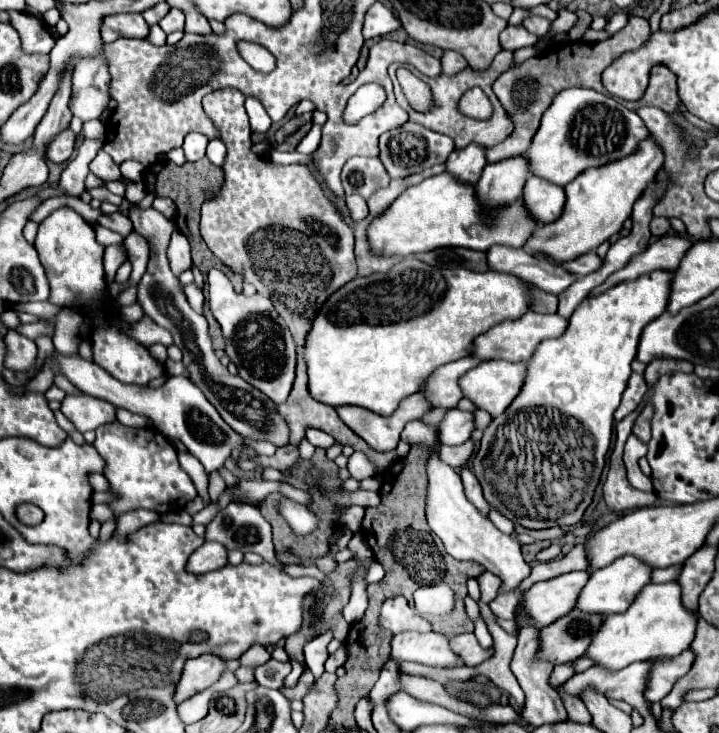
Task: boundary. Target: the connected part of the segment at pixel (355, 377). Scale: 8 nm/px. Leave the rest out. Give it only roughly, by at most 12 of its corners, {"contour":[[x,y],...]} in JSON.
{"contour":[[412,256],[306,338],[310,394],[390,416],[530,308],[518,276]]}

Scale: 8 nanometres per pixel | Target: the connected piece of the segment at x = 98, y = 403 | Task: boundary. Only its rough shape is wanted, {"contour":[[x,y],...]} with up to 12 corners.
{"contour":[[88,394],[60,410],[78,432],[116,420],[116,408]]}

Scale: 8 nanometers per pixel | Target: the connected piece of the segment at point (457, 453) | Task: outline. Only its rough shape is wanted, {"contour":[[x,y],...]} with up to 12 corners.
{"contour":[[474,442],[443,445],[440,457],[452,467],[471,458]]}

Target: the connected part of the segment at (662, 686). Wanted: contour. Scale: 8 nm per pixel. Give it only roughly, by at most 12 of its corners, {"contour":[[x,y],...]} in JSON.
{"contour":[[692,650],[654,664],[646,698],[660,702],[690,670]]}

